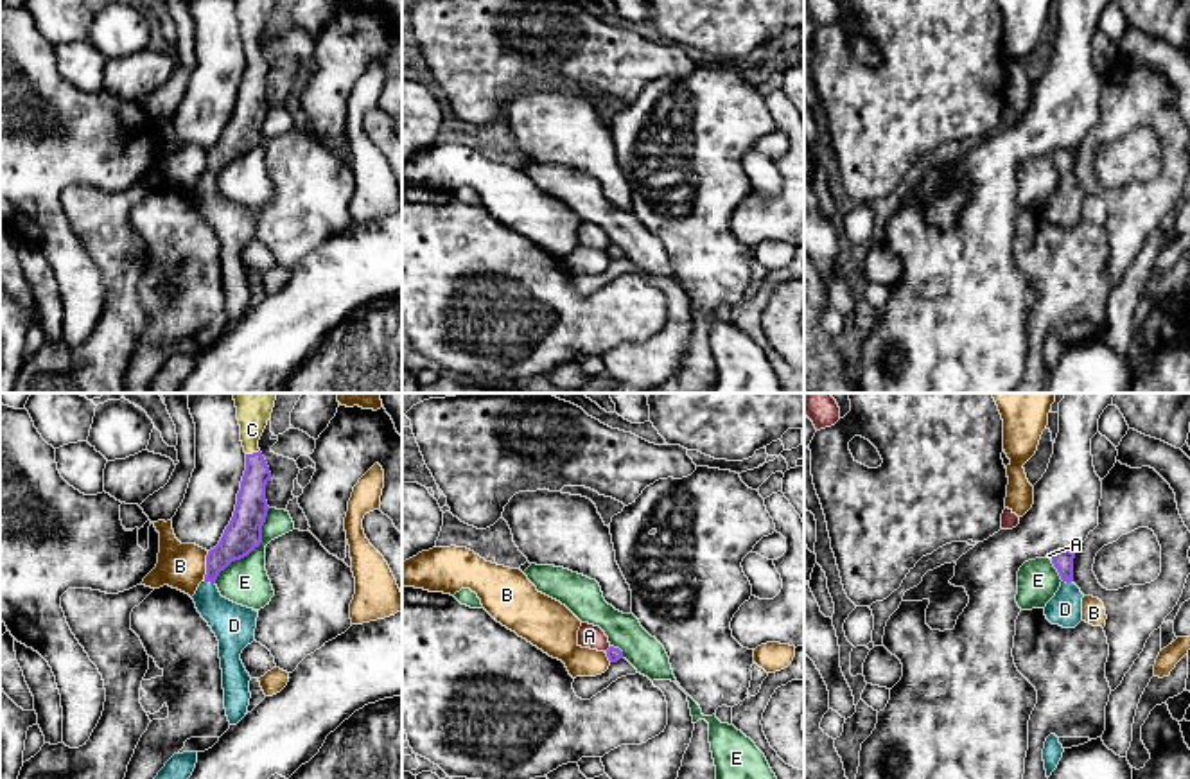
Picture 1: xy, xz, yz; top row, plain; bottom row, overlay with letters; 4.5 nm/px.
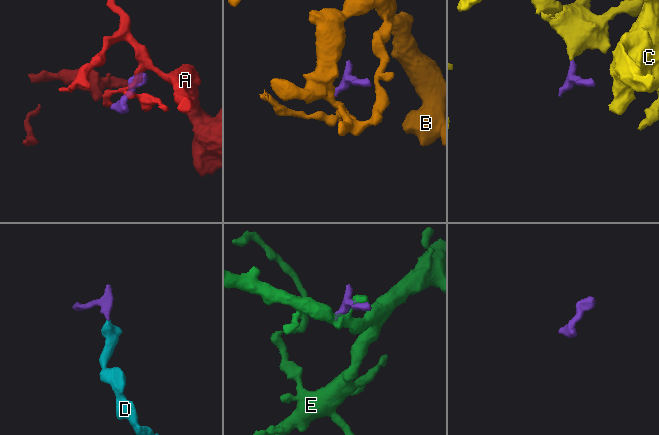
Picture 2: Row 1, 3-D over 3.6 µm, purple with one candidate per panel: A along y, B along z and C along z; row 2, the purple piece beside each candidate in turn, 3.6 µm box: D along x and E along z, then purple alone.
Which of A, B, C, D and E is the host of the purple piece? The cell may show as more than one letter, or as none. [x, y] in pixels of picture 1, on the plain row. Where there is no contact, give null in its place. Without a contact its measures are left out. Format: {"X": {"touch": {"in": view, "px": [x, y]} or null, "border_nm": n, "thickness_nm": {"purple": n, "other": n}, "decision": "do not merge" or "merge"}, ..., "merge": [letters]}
{"A": {"touch": {"in": "xz", "px": [607, 248]}, "border_nm": 40, "thickness_nm": {"purple": 60, "other": 110}, "decision": "do not merge"}, "B": {"touch": {"in": "xy", "px": [207, 164]}, "border_nm": 140, "thickness_nm": {"purple": 160, "other": 200}, "decision": "do not merge"}, "C": {"touch": {"in": "xy", "px": [253, 51]}, "border_nm": 70, "thickness_nm": {"purple": 140, "other": 130}, "decision": "merge"}, "D": {"touch": {"in": "xy", "px": [210, 180]}, "border_nm": 50, "thickness_nm": {"purple": 160, "other": 190}, "decision": "merge"}, "E": {"touch": {"in": "xy", "px": [252, 148]}, "border_nm": 420, "thickness_nm": {"purple": 160, "other": 200}, "decision": "do not merge"}, "merge": ["C", "D"]}

